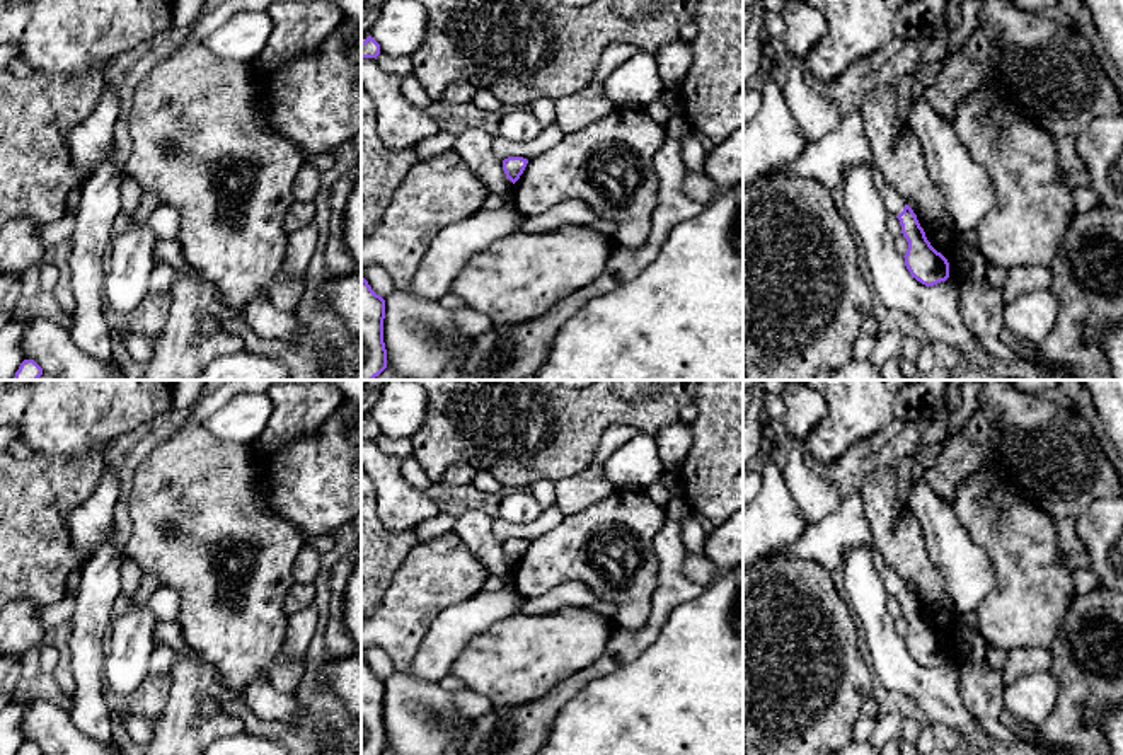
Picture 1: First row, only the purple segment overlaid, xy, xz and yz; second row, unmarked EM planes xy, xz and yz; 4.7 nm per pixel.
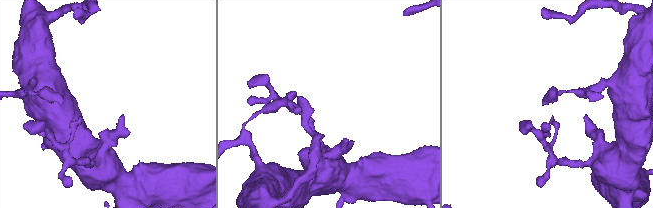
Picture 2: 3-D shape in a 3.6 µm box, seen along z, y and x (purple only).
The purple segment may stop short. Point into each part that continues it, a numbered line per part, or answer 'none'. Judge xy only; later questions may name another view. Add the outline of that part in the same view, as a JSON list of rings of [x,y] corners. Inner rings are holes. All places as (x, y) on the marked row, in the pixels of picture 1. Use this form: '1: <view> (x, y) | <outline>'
none

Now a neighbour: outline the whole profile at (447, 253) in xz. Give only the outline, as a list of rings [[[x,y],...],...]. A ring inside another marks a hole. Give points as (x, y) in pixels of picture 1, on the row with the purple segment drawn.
[[[513,206],[477,210],[457,220],[431,240],[409,293],[428,302],[440,302],[450,293],[464,262],[494,242],[521,232],[525,216]]]

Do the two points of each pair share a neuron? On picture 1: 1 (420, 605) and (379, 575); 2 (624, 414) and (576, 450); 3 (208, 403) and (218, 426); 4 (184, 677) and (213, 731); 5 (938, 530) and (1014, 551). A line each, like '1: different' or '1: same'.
1: different
2: same
3: different
4: same
5: different

